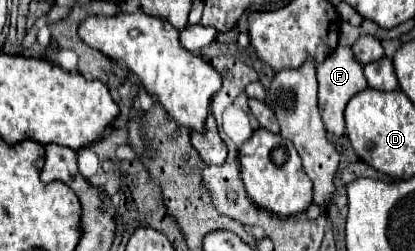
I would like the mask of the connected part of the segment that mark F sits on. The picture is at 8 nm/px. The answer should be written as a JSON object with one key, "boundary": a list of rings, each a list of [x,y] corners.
{"boundary":[[[337,46],[319,66],[317,66],[317,80],[319,80],[319,110],[321,110],[321,118],[325,124],[325,130],[335,134],[335,136],[343,136],[345,134],[345,106],[349,102],[351,96],[355,96],[357,92],[367,88],[367,80],[363,74],[363,66],[361,62],[355,58],[353,48],[351,46]]]}

